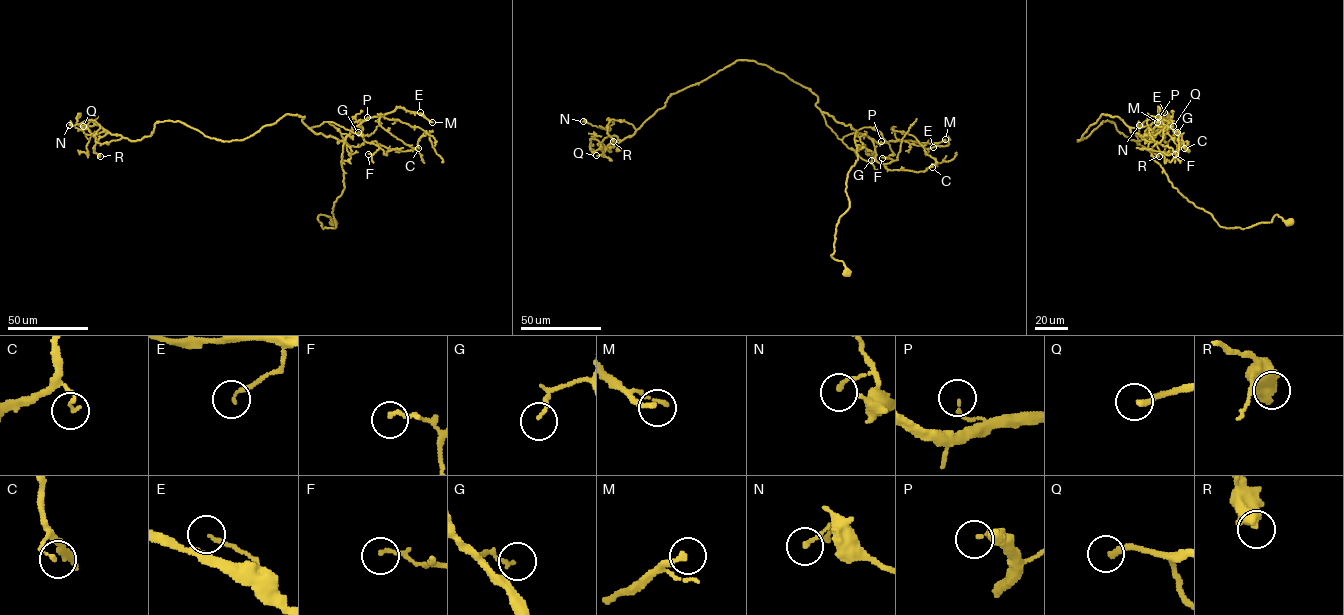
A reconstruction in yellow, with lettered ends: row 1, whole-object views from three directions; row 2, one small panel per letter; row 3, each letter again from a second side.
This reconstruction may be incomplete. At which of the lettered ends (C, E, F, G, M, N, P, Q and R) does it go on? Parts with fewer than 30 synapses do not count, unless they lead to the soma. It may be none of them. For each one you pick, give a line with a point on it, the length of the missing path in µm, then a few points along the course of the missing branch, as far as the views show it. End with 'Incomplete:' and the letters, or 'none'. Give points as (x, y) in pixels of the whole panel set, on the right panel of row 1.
M: Place: (1157, 122). Missing length about 70 µm. Course of what is missing: (1157, 122), (1131, 136), (1132, 147), (1127, 151), (1111, 153), (1109, 144), (1105, 146)
Q: Place: (1173, 126). Missing length about 40 µm. Course of what is missing: (1173, 126), (1178, 132), (1175, 139), (1182, 134), (1188, 137)
Incomplete: M, Q

